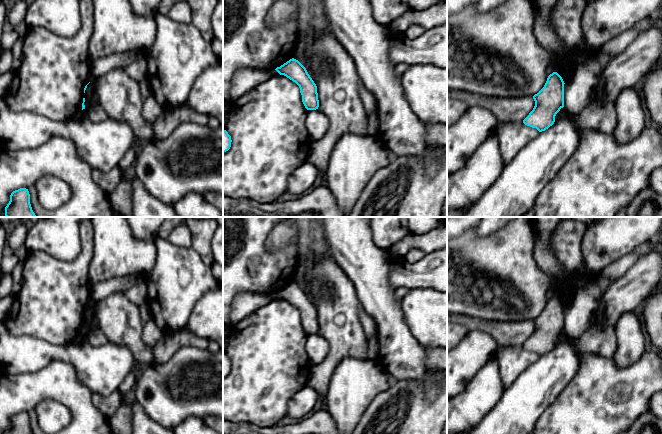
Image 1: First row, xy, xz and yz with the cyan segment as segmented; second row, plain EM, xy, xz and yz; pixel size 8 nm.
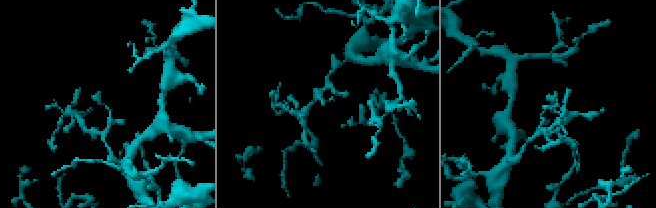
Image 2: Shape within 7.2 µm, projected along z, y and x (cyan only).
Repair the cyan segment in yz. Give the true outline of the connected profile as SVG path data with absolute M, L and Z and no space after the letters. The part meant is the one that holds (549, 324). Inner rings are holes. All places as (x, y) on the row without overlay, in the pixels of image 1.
M553 296L544 311L533 320L535 330L523 347L539 356L545 355L555 346L555 340L564 331L564 305Z

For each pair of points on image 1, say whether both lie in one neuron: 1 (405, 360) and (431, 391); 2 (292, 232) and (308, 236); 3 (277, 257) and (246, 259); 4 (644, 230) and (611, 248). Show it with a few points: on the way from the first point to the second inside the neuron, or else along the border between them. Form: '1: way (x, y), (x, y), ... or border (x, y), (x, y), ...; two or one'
1: way (413, 367), (427, 383); one
2: border (297, 227), (298, 245); two
3: way (269, 259), (254, 259); one
4: way (636, 230), (629, 230), (619, 240); one

